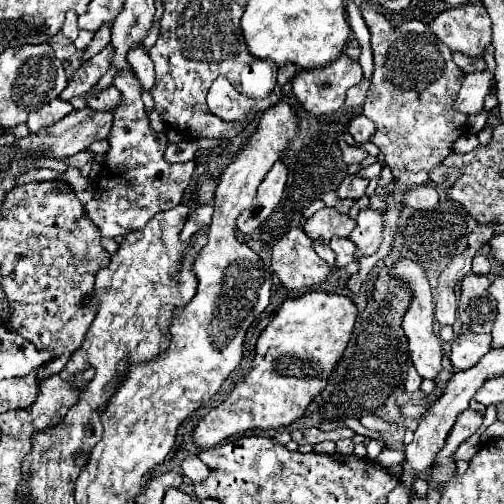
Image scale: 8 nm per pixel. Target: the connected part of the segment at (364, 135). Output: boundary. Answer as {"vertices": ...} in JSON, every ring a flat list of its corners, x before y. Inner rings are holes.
{"vertices":[[358,113,356,117,352,117,348,121,348,131,356,139,356,143,360,143,360,145,370,141,370,135,374,133,374,129,376,129,374,123,366,115,362,115,362,113]]}

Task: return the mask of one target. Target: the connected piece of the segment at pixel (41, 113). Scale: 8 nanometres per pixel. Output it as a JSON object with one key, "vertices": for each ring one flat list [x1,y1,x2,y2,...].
{"vertices":[[56,97,56,99,52,99,50,103,46,103,42,109,38,109,36,113,32,113,28,117,28,129,30,129,30,133,36,133,36,131,56,123,58,119,66,117,72,111,74,111,74,107,72,107,70,101,64,101,64,99]]}

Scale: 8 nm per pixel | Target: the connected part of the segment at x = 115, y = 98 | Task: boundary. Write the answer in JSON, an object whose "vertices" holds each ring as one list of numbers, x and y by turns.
{"vertices":[[108,87,96,97,88,97,88,107,94,111,114,111,122,103,122,95,116,87]]}

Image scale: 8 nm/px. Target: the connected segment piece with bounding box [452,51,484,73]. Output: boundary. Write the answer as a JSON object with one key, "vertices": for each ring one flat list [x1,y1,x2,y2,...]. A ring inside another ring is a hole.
{"vertices":[[454,51,452,57,454,57,454,63,456,63,464,73,472,73,472,71,480,71,480,69,484,69,484,61,482,61,482,59,472,61,470,57,466,57,466,55,458,53,458,51]]}

